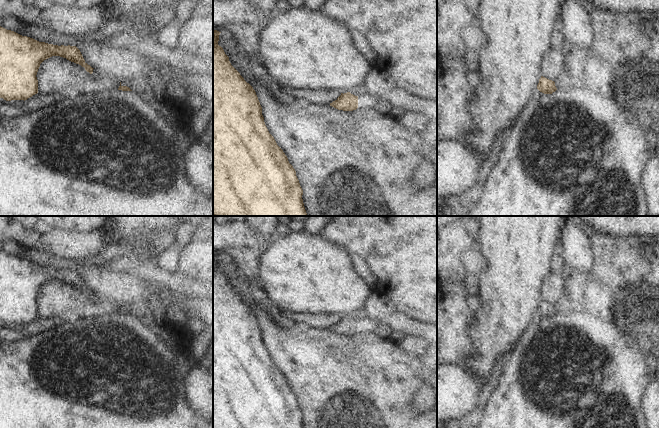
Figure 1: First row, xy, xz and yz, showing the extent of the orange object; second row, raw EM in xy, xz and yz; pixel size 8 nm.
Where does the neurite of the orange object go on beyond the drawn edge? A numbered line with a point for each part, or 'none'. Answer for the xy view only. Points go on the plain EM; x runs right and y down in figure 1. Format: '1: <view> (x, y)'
none

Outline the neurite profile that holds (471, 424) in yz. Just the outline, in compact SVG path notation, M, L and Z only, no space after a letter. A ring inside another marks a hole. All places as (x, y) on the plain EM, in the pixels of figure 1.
M470 420L469 422L452 422L437 424L437 428L474 428L475 420Z

